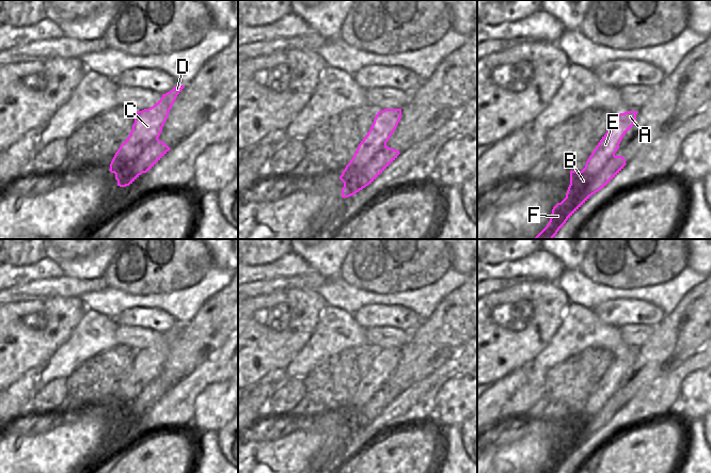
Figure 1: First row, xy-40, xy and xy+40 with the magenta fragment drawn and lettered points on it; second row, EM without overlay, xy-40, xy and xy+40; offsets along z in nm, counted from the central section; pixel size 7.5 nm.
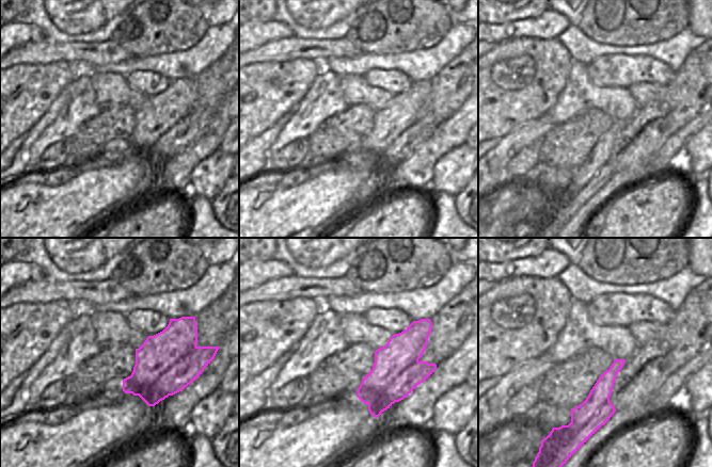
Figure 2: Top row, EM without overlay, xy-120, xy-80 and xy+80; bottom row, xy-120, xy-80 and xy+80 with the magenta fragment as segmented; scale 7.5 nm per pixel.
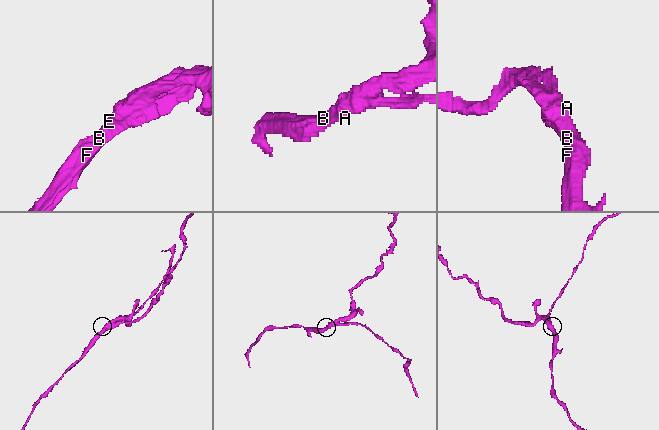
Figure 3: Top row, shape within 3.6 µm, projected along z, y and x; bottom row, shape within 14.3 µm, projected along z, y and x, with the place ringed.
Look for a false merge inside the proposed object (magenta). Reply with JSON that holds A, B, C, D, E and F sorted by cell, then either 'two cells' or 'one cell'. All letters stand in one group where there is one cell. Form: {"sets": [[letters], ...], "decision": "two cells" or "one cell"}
{"sets": [["A", "C", "D", "E"], ["B", "F"]], "decision": "two cells"}

